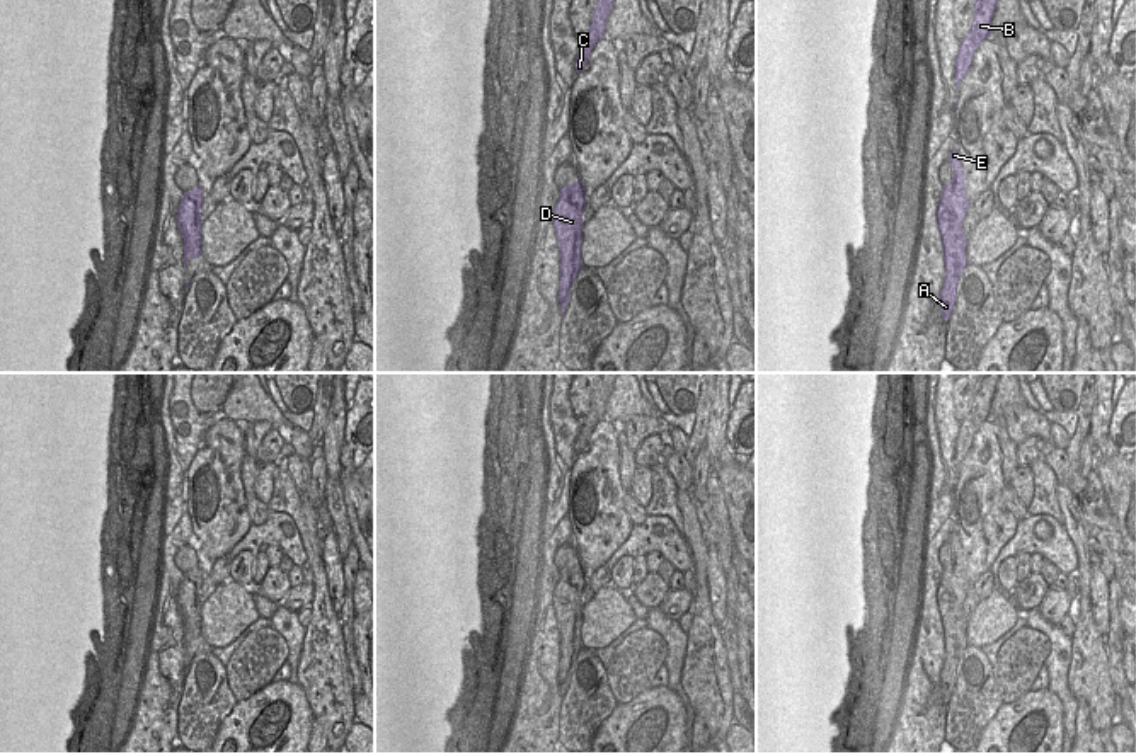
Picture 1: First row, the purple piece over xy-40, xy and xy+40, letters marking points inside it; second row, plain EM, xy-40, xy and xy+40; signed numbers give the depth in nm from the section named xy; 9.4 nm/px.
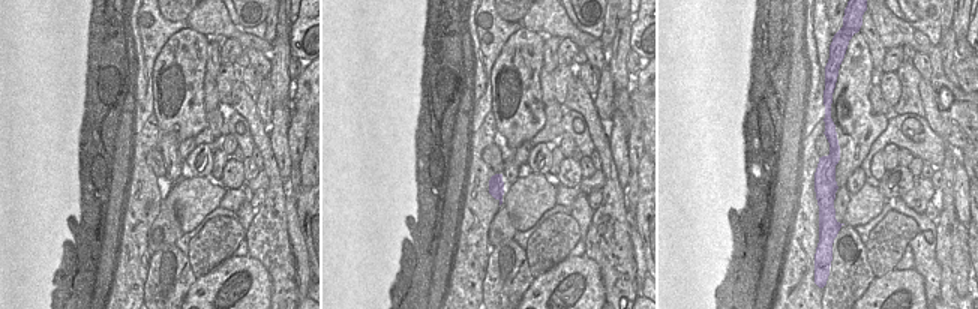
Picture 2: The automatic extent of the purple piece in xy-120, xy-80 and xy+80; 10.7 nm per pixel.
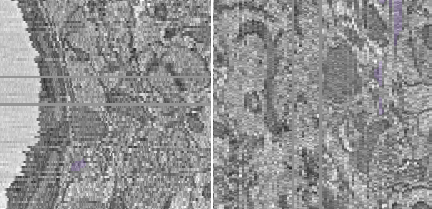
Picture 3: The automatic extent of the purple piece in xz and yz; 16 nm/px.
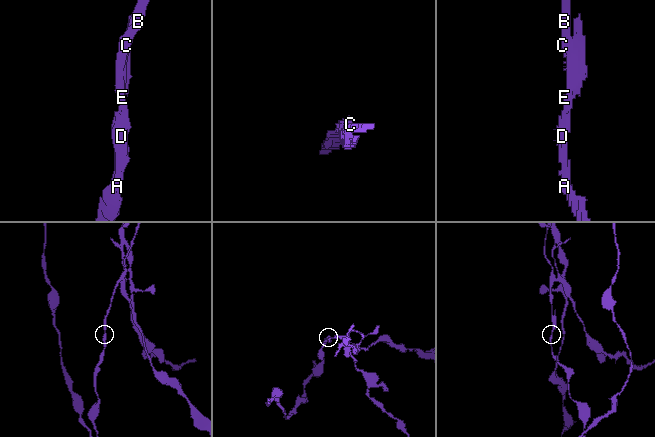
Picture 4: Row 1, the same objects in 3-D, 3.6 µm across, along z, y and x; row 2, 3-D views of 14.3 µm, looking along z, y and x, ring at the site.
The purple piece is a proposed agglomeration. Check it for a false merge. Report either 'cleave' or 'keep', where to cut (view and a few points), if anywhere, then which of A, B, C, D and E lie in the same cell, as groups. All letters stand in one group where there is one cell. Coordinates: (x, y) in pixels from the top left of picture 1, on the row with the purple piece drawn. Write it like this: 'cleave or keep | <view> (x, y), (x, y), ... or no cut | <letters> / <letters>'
cleave | xy+40 (954, 172), (964, 191) | A D / B C E

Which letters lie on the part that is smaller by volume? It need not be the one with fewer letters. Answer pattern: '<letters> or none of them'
A, D

